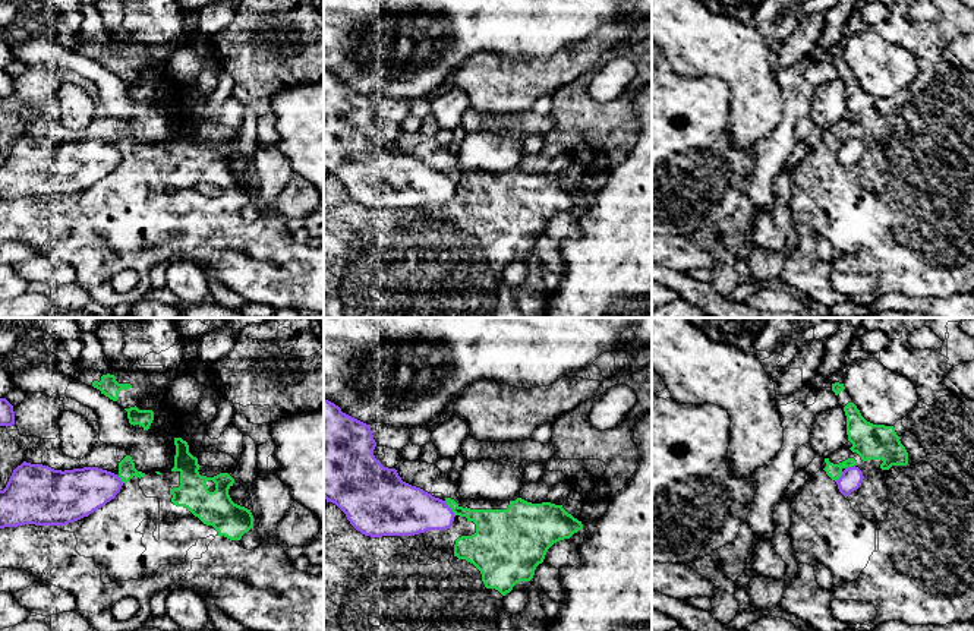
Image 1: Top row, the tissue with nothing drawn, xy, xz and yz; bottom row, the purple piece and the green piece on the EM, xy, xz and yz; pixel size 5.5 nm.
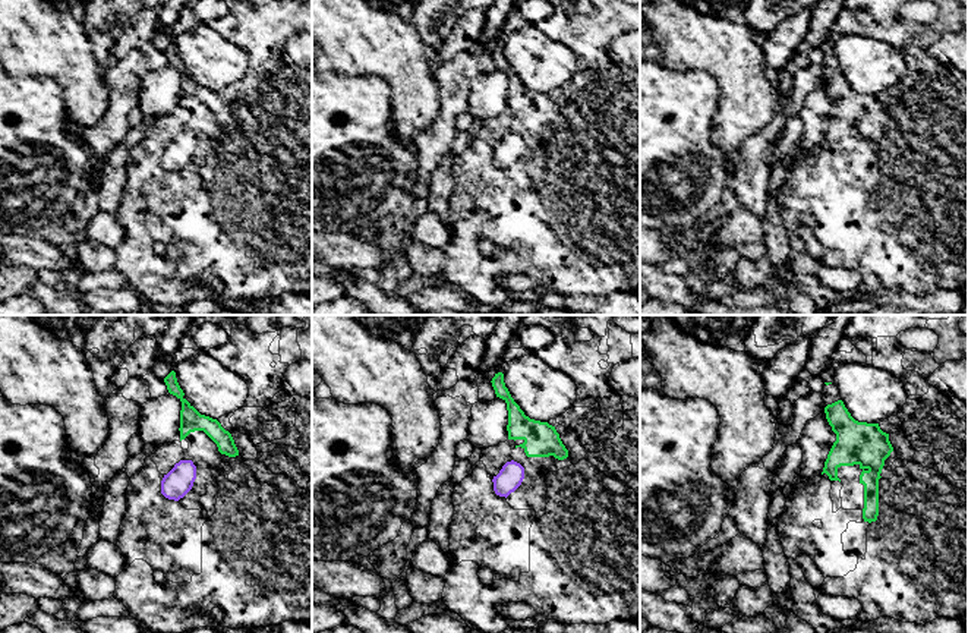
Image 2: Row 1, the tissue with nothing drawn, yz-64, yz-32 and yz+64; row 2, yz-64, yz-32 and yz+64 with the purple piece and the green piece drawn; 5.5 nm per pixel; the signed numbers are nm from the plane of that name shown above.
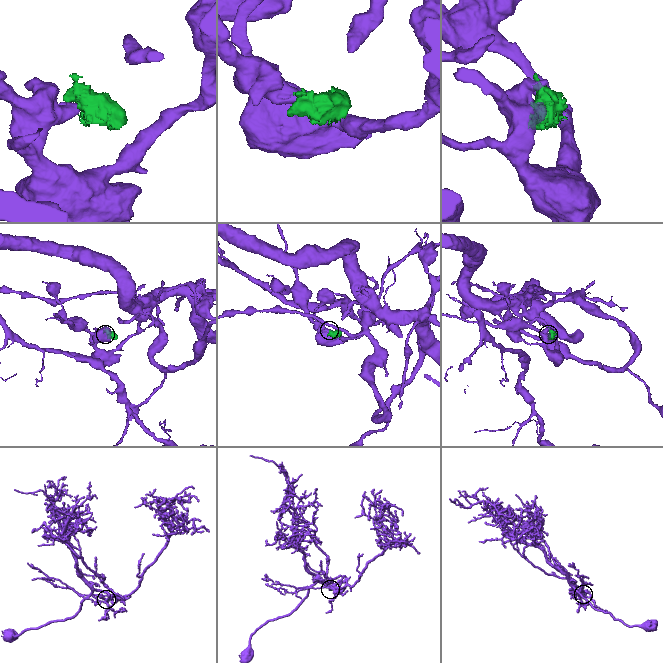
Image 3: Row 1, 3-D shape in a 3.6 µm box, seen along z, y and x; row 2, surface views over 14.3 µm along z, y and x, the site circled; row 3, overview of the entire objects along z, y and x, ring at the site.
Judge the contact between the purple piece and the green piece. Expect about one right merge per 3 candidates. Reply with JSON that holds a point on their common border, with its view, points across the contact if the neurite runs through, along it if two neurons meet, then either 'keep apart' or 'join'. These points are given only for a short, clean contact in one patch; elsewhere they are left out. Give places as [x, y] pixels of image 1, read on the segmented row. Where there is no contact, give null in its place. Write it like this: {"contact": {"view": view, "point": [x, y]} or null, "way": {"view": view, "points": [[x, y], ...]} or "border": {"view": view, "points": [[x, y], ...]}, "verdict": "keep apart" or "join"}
{"contact": {"view": "xz", "point": [450, 508]}, "border": {"view": "xz", "points": [[444, 501], [454, 516]]}, "verdict": "keep apart"}

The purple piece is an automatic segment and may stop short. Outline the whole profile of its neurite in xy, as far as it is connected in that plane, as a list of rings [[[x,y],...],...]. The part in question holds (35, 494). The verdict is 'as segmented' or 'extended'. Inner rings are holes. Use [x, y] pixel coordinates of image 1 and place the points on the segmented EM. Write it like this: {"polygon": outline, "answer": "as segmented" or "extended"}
{"polygon": [[[23,461],[0,490],[0,529],[66,526],[116,498],[123,482],[98,467],[54,470]]], "answer": "as segmented"}

